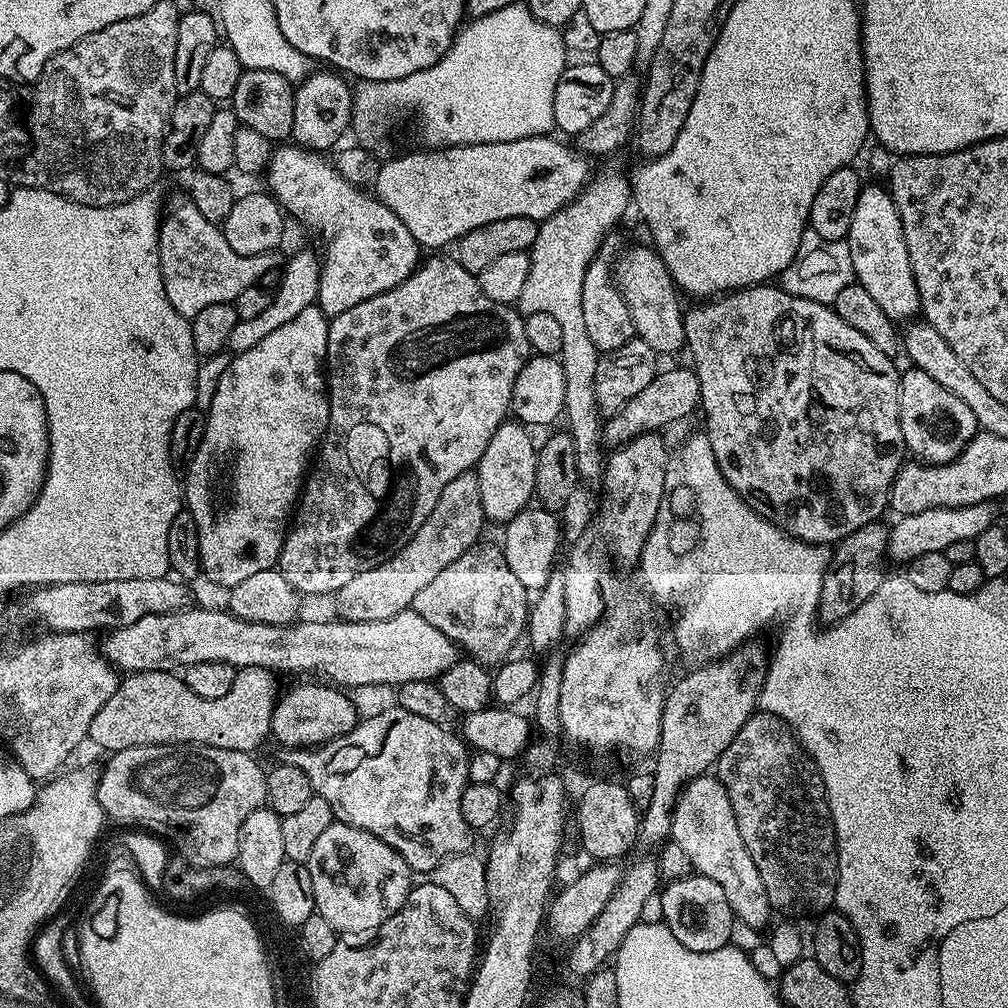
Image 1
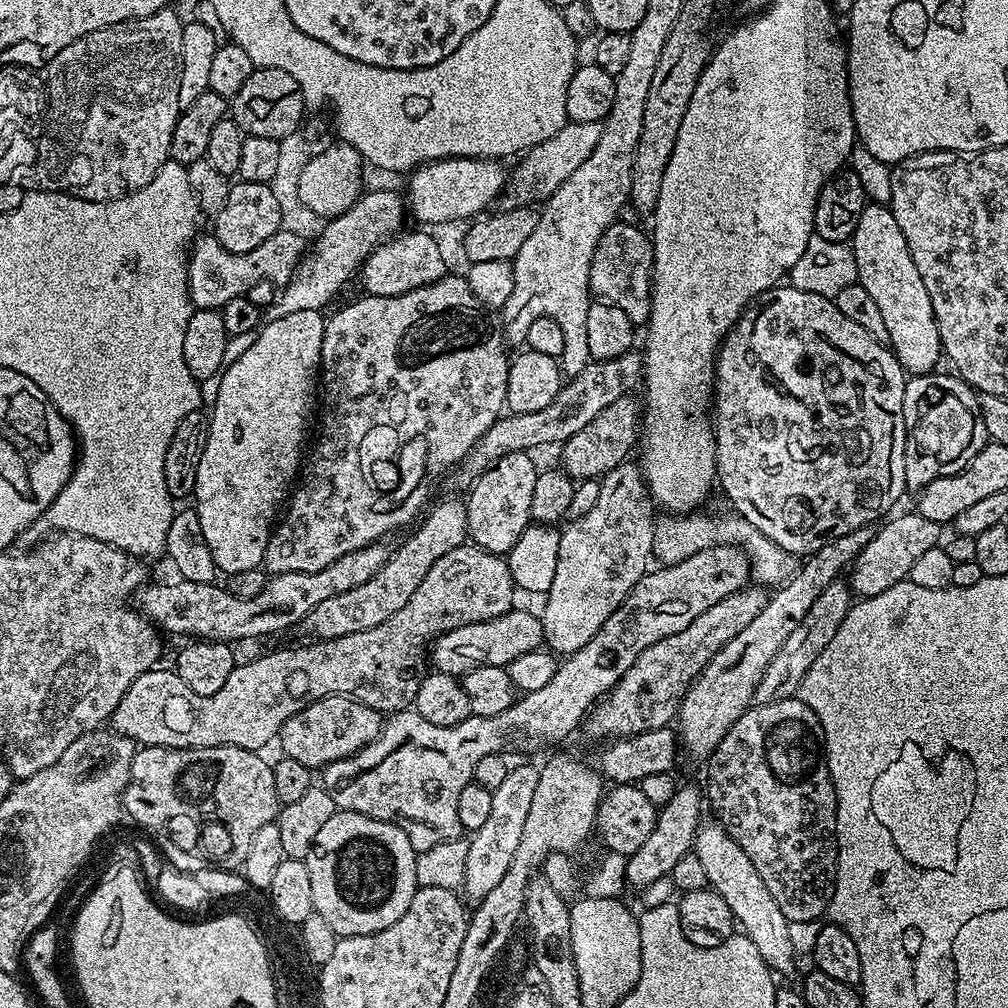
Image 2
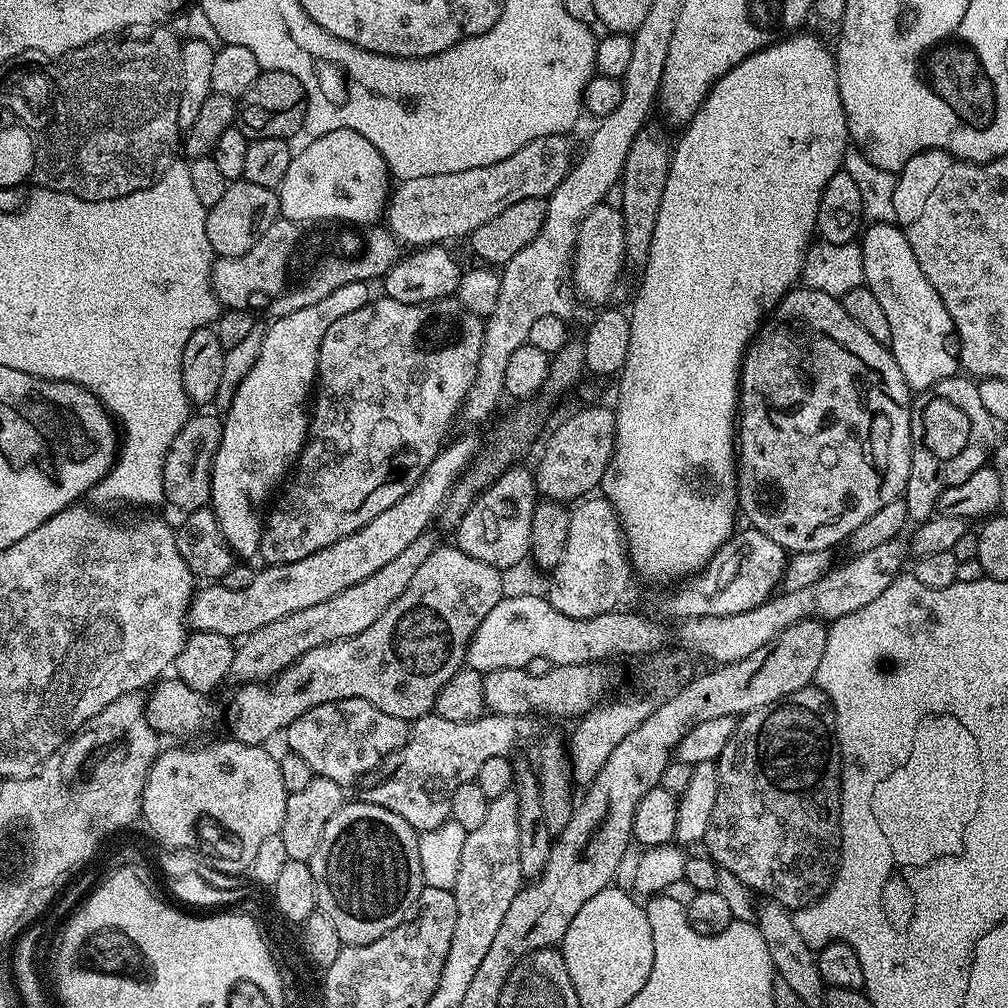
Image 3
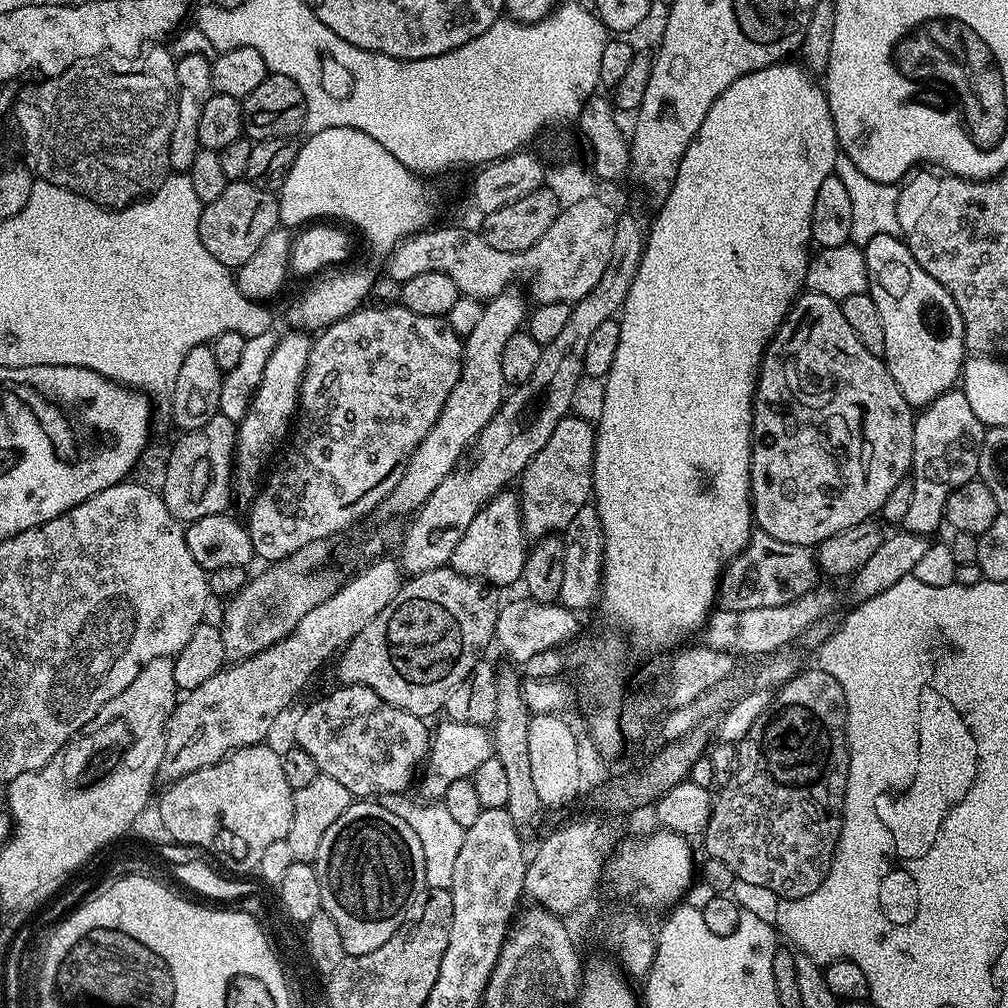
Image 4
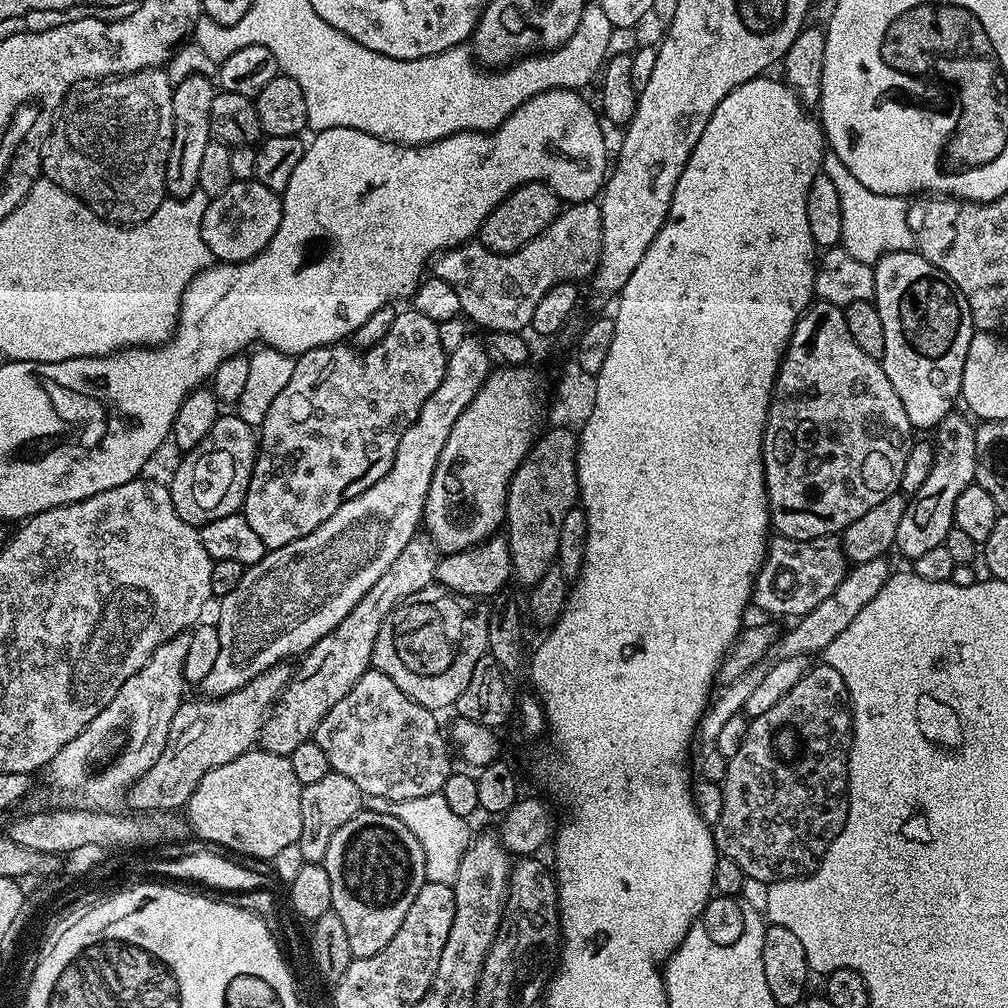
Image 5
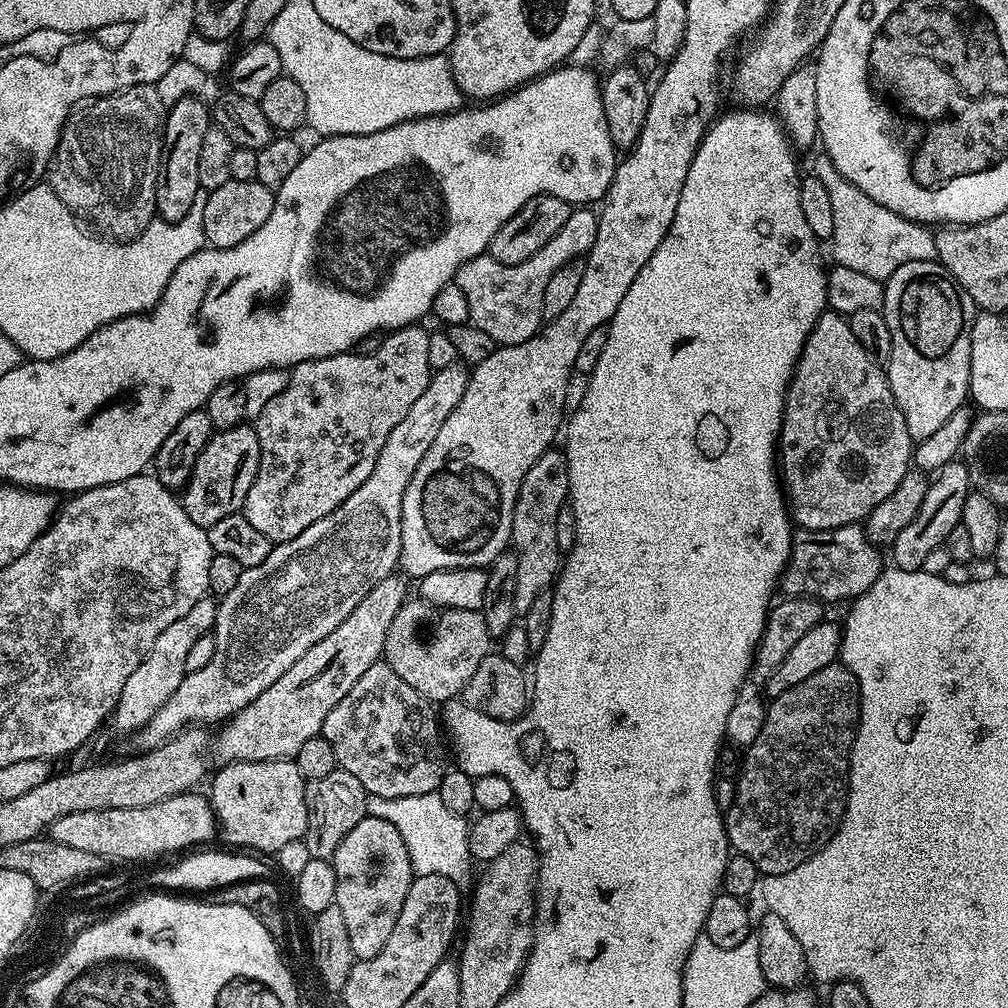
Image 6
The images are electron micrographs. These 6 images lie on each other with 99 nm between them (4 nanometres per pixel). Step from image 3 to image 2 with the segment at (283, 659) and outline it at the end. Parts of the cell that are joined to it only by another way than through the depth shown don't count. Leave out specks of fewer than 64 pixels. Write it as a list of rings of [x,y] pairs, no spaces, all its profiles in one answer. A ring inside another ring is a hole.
[[[460,499],[440,500],[434,504],[419,521],[420,529],[417,532],[409,531],[407,533],[409,536],[397,548],[391,549],[387,562],[382,566],[382,570],[378,570],[378,574],[374,574],[374,578],[362,582],[362,586],[354,586],[354,590],[346,590],[346,594],[334,594],[334,598],[326,598],[326,602],[310,610],[310,614],[302,622],[302,628],[312,635],[309,637],[333,640],[342,638],[346,634],[370,630],[374,626],[382,626],[382,622],[386,622],[390,614],[398,614],[398,610],[402,610],[402,606],[410,602],[414,590],[418,590],[422,578],[426,578],[430,566],[434,566],[434,562],[442,558],[442,554],[450,554],[450,550],[466,543],[467,503]]]

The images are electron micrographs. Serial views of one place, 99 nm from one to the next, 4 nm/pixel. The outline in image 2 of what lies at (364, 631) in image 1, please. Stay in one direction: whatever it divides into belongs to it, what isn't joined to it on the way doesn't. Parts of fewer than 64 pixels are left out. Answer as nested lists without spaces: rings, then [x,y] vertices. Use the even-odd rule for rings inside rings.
[[[513,610],[486,622],[458,626],[436,637],[430,648],[430,664],[437,672],[462,678],[472,668],[507,668],[519,655],[539,649],[545,643],[544,626],[539,615]]]

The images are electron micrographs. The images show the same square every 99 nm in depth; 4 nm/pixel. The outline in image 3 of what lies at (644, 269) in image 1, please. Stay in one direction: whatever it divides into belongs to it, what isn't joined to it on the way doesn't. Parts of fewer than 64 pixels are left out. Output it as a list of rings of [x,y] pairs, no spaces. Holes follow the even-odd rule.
[[[605,202],[596,208],[591,208],[586,214],[586,218],[582,218],[576,239],[576,249],[572,255],[572,287],[583,303],[585,300],[588,304],[600,304],[596,306],[604,306],[609,303],[607,300],[615,294],[616,287],[620,284],[620,275],[623,274],[624,268],[626,269],[622,214],[619,207],[612,205],[611,208],[610,205],[611,203]]]

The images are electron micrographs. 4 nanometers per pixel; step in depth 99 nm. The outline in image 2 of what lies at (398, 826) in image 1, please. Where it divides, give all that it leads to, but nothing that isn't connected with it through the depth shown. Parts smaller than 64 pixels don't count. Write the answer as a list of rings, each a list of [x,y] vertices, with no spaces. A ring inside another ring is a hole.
[[[717,543],[713,548],[703,548],[690,554],[677,564],[665,564],[653,567],[645,572],[638,583],[632,587],[630,594],[620,603],[618,610],[602,622],[602,630],[582,646],[582,650],[559,661],[559,668],[540,690],[525,692],[512,707],[497,716],[474,716],[458,722],[458,726],[433,726],[426,722],[422,714],[414,710],[393,712],[383,721],[378,738],[370,742],[353,756],[342,758],[338,762],[330,762],[322,770],[322,787],[334,798],[337,809],[341,812],[357,812],[366,814],[375,820],[391,820],[397,824],[410,838],[410,846],[419,854],[430,850],[430,846],[438,846],[438,842],[455,840],[462,829],[458,822],[458,798],[462,790],[473,783],[476,767],[486,754],[503,753],[508,744],[508,731],[517,728],[524,736],[532,740],[562,740],[575,728],[583,725],[587,715],[601,698],[611,692],[613,686],[634,666],[634,658],[646,650],[646,646],[654,646],[654,642],[662,642],[662,638],[670,638],[670,634],[678,634],[678,630],[686,630],[698,614],[710,610],[722,598],[734,594],[745,587],[750,580],[750,561],[748,553],[735,544]]]

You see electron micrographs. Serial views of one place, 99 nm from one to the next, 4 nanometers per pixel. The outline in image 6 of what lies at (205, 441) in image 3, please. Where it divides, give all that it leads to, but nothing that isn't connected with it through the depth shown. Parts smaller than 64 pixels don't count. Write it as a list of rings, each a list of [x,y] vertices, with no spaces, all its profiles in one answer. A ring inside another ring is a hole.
[[[251,423],[213,431],[194,462],[188,483],[182,489],[186,518],[190,518],[194,526],[207,530],[214,526],[214,522],[237,515],[244,507],[246,494],[250,494],[250,486],[254,486],[259,461],[258,434]]]

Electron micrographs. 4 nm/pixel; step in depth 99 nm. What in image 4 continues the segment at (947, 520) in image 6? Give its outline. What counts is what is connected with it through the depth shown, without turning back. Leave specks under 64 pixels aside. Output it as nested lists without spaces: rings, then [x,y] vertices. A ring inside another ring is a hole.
[[[960,390],[943,392],[938,398],[934,398],[934,402],[925,404],[915,413],[912,421],[912,467],[910,469],[914,499],[910,502],[904,519],[903,531],[928,538],[939,524],[945,523],[944,507],[949,491],[977,479],[978,454],[982,450],[985,431],[986,425],[980,421],[978,414],[974,414],[974,410],[970,410],[970,402],[966,402],[964,393]]]

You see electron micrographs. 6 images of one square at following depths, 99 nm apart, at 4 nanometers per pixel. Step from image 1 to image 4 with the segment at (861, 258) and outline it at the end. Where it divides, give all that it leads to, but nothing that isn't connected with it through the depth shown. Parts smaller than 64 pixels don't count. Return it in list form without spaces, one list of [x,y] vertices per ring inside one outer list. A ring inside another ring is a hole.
[[[878,234],[863,249],[868,271],[867,293],[874,298],[878,314],[882,314],[882,330],[886,334],[882,359],[898,390],[902,390],[902,398],[919,410],[943,392],[953,391],[952,383],[961,379],[966,359],[962,314],[958,314],[958,306],[948,291],[914,262],[914,254],[910,254],[899,235]]]

